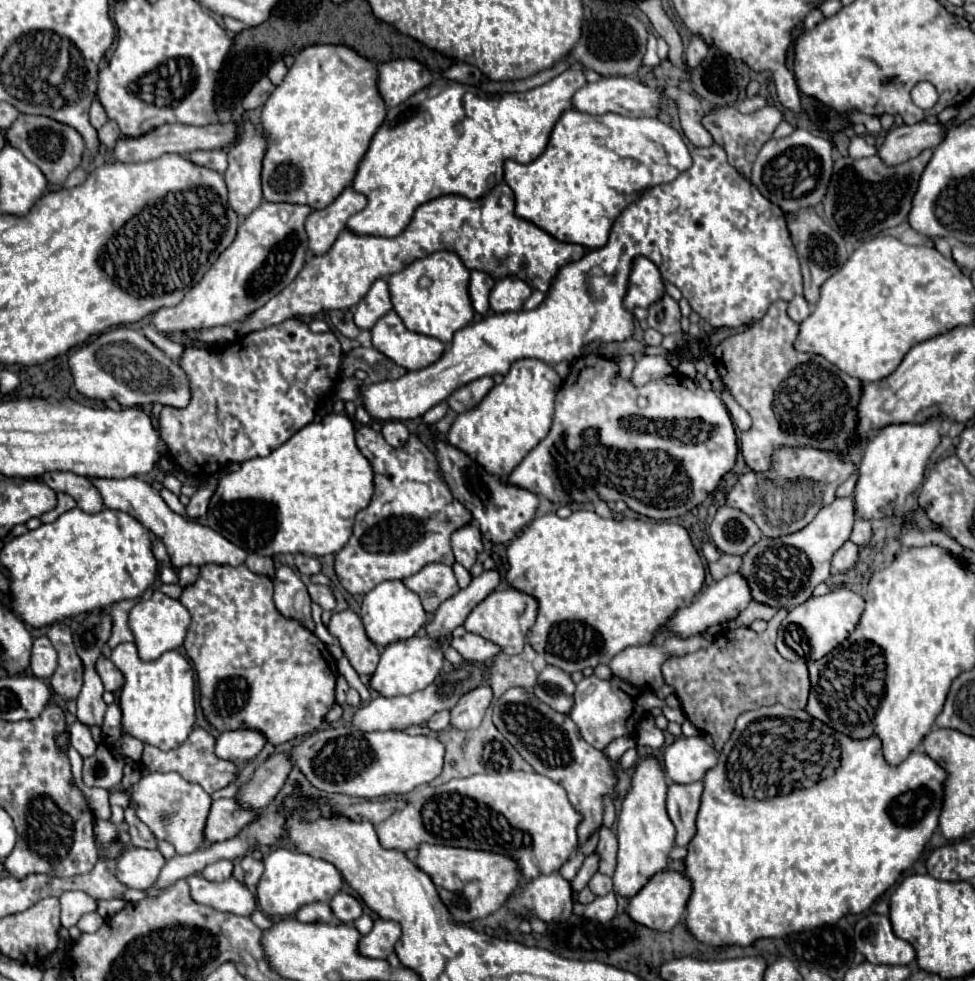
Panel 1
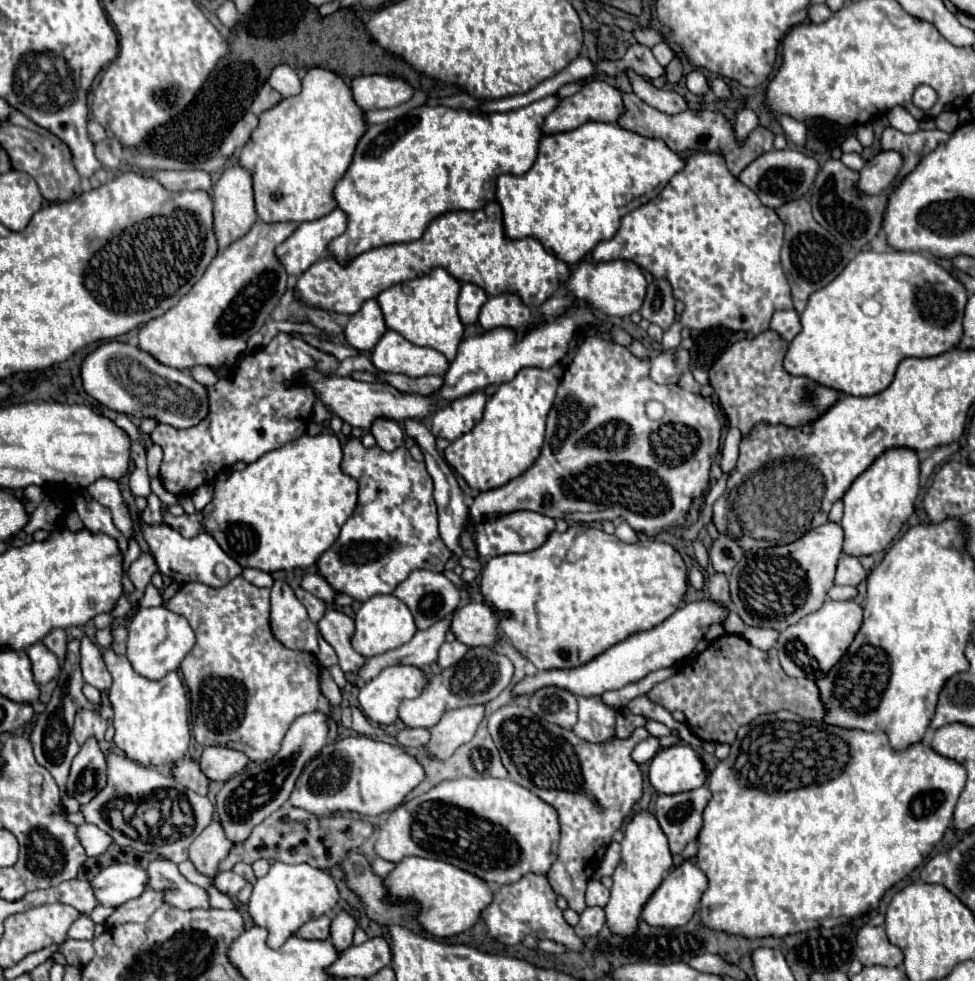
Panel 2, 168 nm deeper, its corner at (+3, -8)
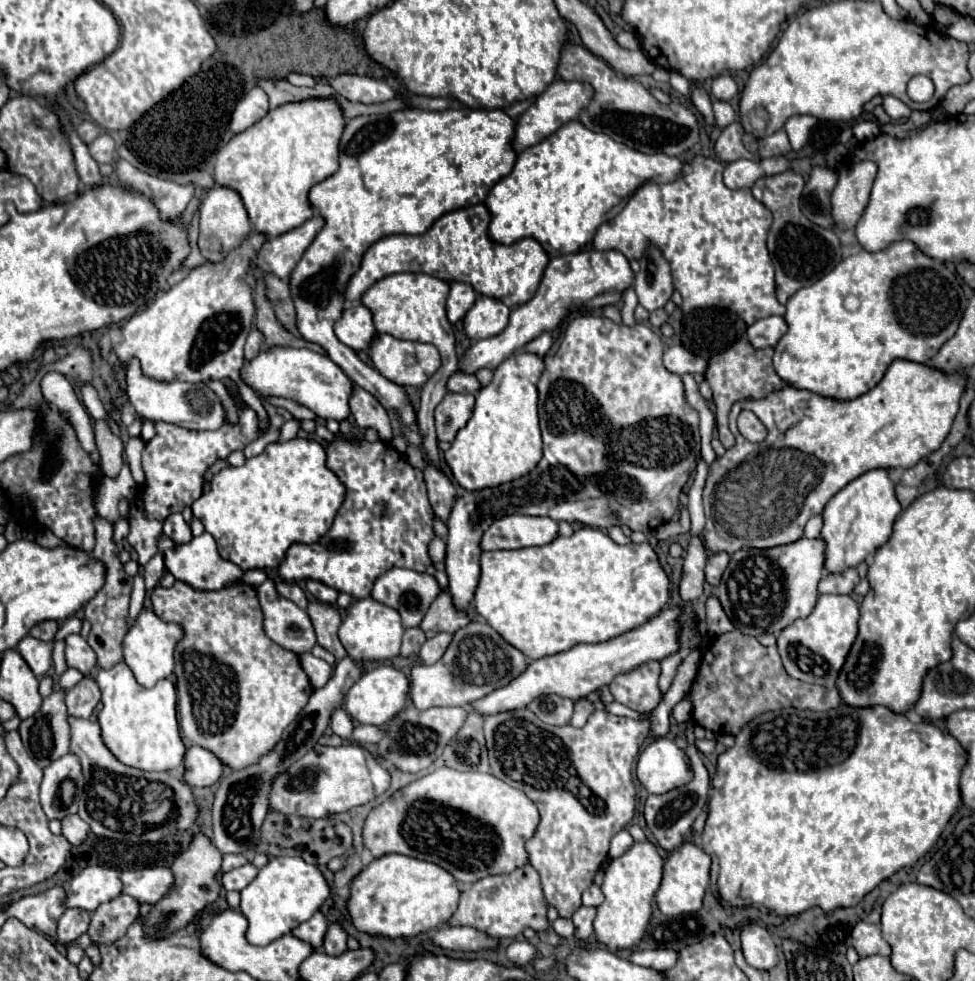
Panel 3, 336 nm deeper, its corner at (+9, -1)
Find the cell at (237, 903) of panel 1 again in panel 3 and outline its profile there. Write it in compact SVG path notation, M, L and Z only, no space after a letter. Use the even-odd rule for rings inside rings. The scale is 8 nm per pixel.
M145 867L121 873L121 893L131 895L137 903L157 903L173 885L173 875L167 867Z

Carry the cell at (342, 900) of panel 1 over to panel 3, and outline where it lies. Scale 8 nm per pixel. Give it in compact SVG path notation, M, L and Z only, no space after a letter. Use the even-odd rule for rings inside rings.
M337 923L329 925L329 931L327 931L325 943L323 943L323 951L327 955L341 955L347 951L347 935L341 929L341 925L337 925Z

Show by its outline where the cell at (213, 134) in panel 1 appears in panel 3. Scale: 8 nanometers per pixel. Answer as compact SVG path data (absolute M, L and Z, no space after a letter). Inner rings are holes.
M253 87L235 107L231 115L231 131L241 133L259 119L263 119L269 111L269 97L261 87Z

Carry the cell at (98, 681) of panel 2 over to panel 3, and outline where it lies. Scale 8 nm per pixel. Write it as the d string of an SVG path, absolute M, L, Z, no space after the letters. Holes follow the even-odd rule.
M81 635L65 637L65 659L69 667L79 669L83 675L93 675L97 667L97 655Z

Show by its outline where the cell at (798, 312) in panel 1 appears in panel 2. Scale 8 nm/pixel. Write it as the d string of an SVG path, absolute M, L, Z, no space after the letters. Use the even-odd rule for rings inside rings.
M781 310L773 314L771 328L777 330L785 340L793 340L801 332L801 320L795 310Z

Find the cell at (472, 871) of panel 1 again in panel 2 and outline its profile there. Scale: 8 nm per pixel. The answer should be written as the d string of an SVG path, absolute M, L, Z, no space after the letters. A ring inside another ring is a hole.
M417 856L403 858L395 866L395 870L385 878L385 882L389 886L391 898L419 900L421 910L419 910L417 922L419 926L423 926L429 934L437 938L447 938L447 936L469 930L481 918L481 912L493 900L493 892L483 878L441 860L427 860Z

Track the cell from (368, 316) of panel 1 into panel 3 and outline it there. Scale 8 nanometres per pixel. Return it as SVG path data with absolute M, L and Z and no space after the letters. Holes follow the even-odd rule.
M361 303L345 309L341 319L335 321L335 335L343 345L351 347L353 351L365 351L375 337L371 311Z

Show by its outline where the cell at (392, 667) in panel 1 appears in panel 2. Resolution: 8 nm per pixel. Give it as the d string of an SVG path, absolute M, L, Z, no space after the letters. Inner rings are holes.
M387 666L373 680L359 688L359 706L365 716L381 726L389 726L397 718L399 702L405 698L417 698L425 684L425 672L419 666Z

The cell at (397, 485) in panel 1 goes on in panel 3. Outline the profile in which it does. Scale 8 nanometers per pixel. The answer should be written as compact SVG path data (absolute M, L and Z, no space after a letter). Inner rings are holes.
M335 439L333 443L329 443L327 467L339 477L339 481L347 489L343 505L337 511L337 517L329 533L323 535L317 543L311 545L295 543L293 547L289 547L279 565L279 577L287 583L315 579L337 591L349 593L353 599L365 599L371 595L371 587L377 575L381 575L391 567L405 567L419 573L427 571L431 567L427 545L435 537L435 533L433 533L433 509L427 499L423 473L419 469L413 469L405 461L405 457L387 443L361 441L359 445L355 445L351 439Z

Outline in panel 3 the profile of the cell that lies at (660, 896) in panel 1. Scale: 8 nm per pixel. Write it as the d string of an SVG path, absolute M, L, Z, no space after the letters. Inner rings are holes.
M683 843L677 851L673 851L665 861L663 881L655 895L659 911L669 917L699 911L703 905L707 885L709 885L709 867L711 867L711 857L695 843Z

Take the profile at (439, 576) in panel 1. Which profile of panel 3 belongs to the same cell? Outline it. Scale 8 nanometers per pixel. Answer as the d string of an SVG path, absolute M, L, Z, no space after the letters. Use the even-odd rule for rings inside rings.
M389 569L377 577L371 599L393 607L403 619L403 627L417 627L429 603L441 593L435 577L409 569Z

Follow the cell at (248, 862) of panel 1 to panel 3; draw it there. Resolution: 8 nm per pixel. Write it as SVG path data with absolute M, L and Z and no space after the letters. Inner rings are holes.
M223 855L221 871L223 871L223 873L227 873L227 871L231 871L231 869L235 869L235 867L245 865L245 863L247 863L247 859L245 859L243 855Z

